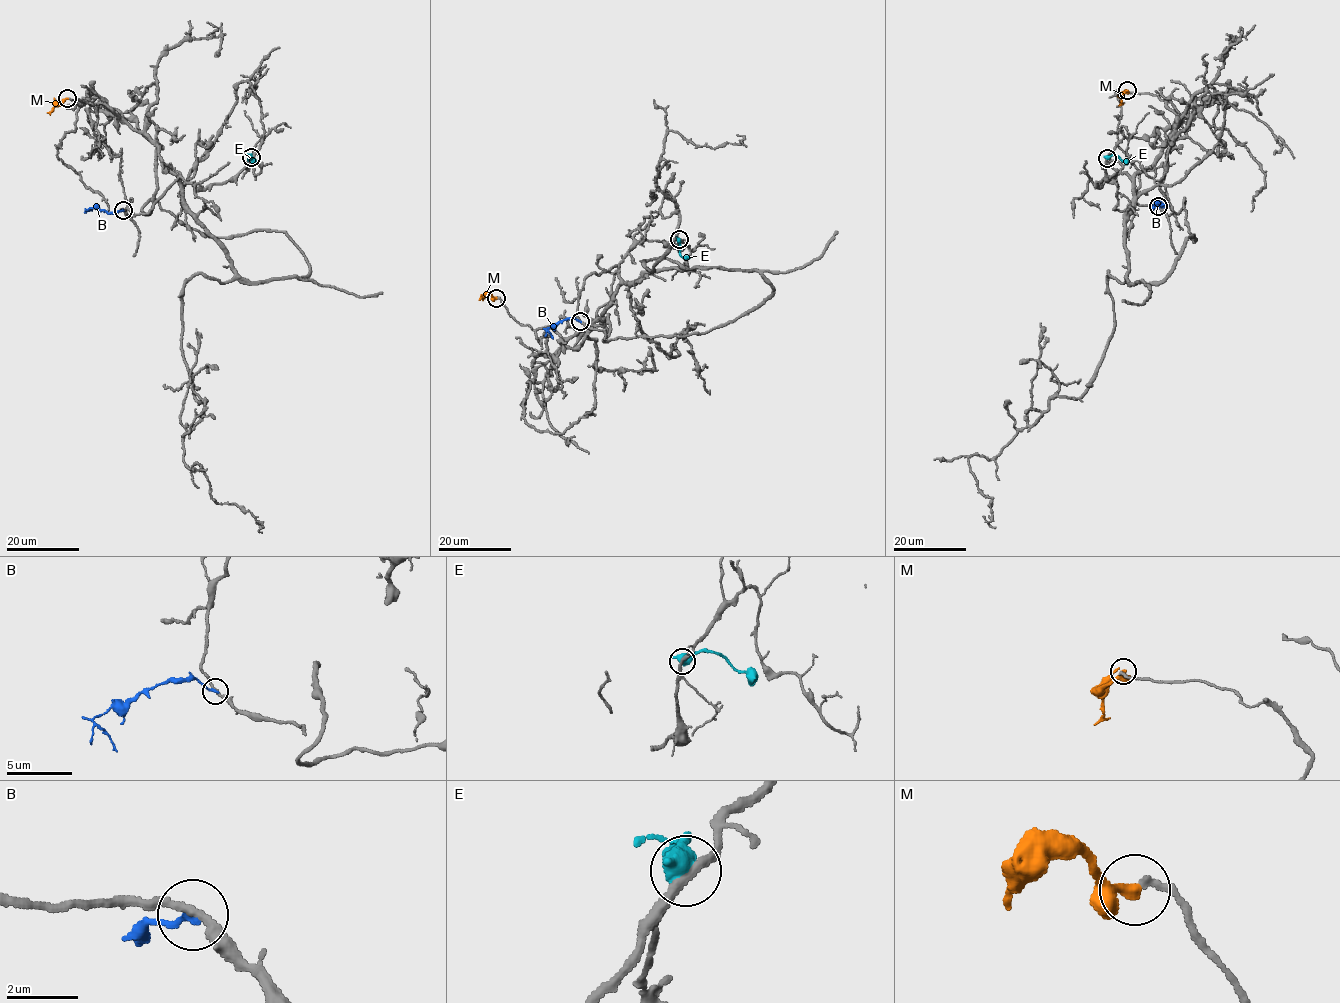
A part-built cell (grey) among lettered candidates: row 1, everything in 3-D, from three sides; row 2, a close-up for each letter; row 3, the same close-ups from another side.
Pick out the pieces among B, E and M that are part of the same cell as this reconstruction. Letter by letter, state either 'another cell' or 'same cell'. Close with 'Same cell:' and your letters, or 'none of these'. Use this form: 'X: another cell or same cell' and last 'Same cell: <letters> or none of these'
B: another cell
E: another cell
M: same cell
Same cell: M

